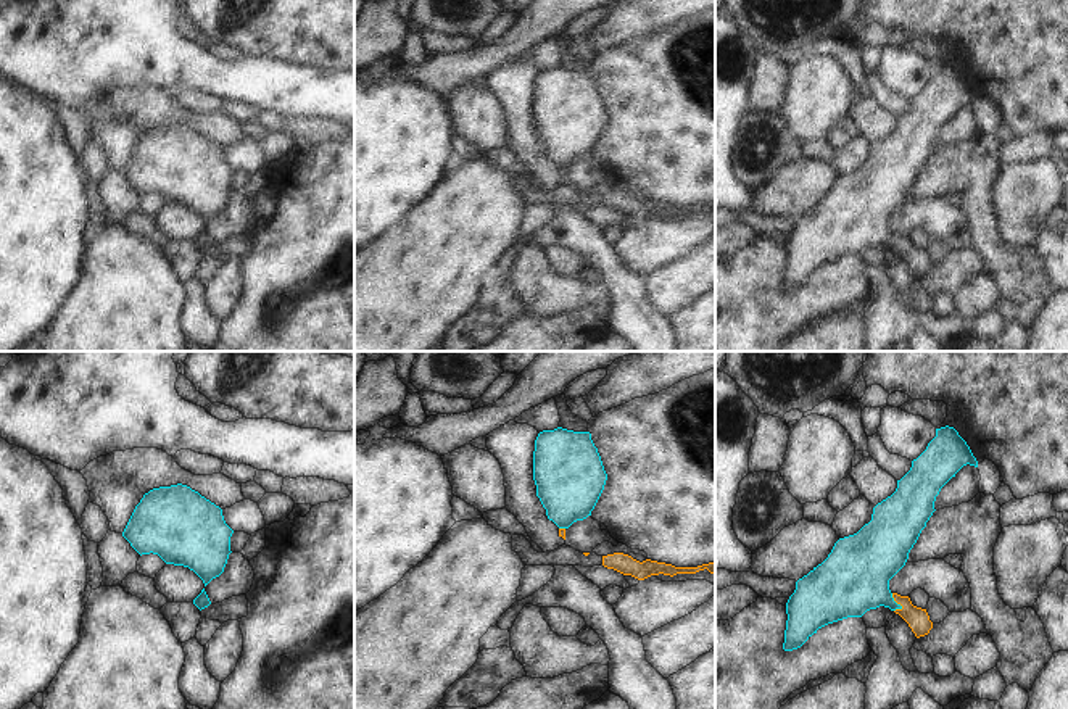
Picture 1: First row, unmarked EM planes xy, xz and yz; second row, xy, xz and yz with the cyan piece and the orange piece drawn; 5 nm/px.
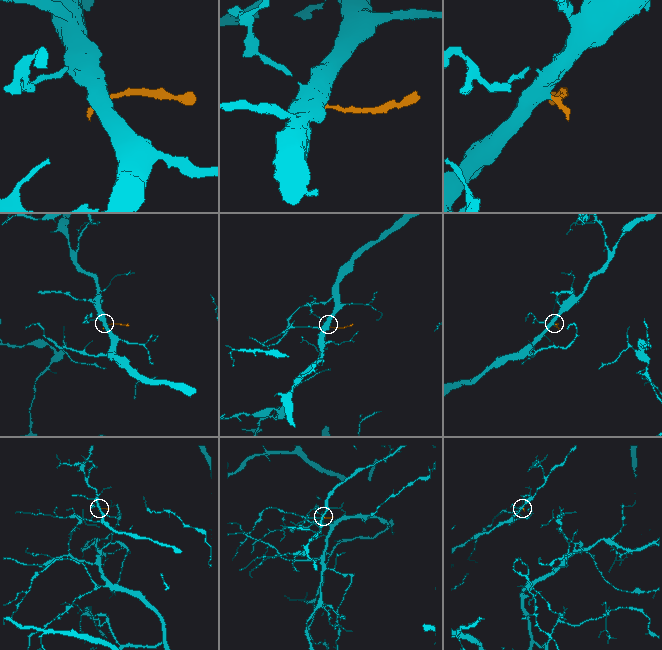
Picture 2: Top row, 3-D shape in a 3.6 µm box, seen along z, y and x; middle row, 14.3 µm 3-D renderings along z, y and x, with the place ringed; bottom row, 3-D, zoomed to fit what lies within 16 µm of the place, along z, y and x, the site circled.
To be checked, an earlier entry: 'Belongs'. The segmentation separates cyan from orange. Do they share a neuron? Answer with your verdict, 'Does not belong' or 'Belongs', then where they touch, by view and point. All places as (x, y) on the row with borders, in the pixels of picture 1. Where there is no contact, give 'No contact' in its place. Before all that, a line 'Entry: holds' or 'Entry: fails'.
Entry: holds
Belongs. Touches cyan at yz (894, 601)

